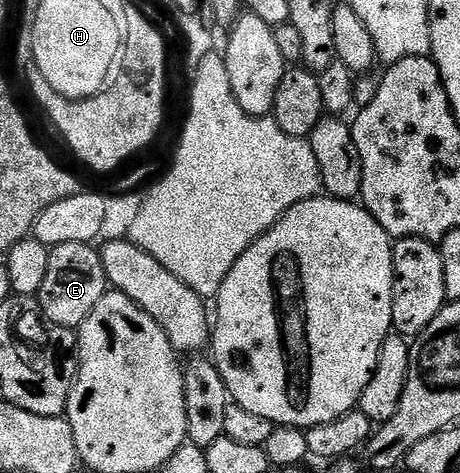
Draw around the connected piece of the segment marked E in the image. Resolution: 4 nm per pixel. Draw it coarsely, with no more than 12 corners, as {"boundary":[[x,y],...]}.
{"boundary":[[93,243],[58,244],[38,295],[73,332],[110,287]]}

